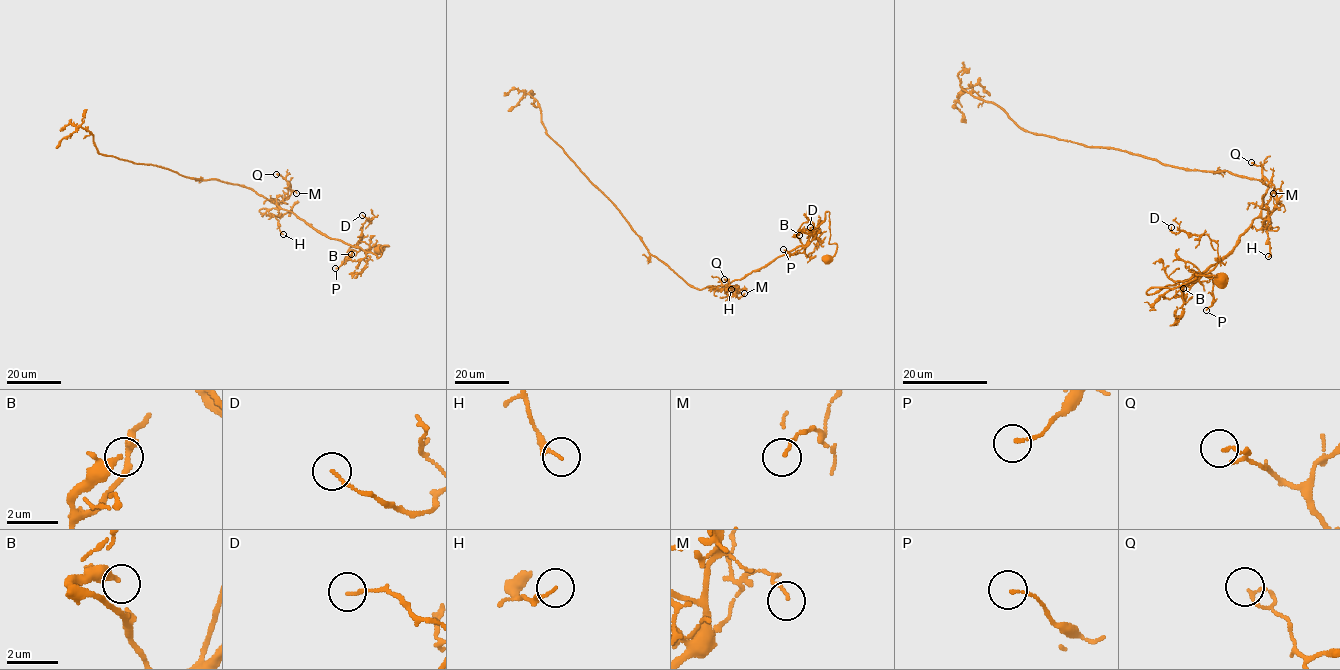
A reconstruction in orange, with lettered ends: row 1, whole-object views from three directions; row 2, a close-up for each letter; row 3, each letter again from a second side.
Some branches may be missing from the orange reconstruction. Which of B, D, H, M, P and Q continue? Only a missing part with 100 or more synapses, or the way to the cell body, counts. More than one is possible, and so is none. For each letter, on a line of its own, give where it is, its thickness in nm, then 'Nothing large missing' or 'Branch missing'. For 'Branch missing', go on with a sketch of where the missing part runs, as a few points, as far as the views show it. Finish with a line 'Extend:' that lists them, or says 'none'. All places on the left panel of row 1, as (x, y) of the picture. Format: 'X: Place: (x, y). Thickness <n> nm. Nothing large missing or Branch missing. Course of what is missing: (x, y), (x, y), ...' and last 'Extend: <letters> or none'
B: Place: (351, 254). Thickness 320 nm. Nothing large missing
D: Place: (362, 215). Thickness 120 nm. Nothing large missing
H: Place: (283, 234). Thickness 170 nm. Nothing large missing
M: Place: (296, 193). Thickness 120 nm. Nothing large missing
P: Place: (335, 268). Thickness 110 nm. Nothing large missing
Q: Place: (276, 174). Thickness 130 nm. Nothing large missing
Extend: none

